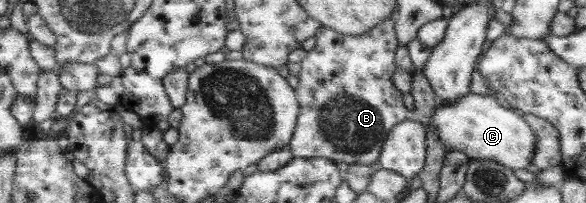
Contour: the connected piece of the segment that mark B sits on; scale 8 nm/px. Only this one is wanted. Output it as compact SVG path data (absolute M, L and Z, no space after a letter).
M396 17L380 23L364 35L344 35L335 28L323 26L317 35L317 46L302 61L303 70L297 95L303 109L300 110L295 138L289 147L295 157L333 159L349 165L374 165L380 161L392 130L399 123L406 122L410 115L410 109L406 106L408 96L400 91L395 82L395 73L399 69L396 63L399 47Z

